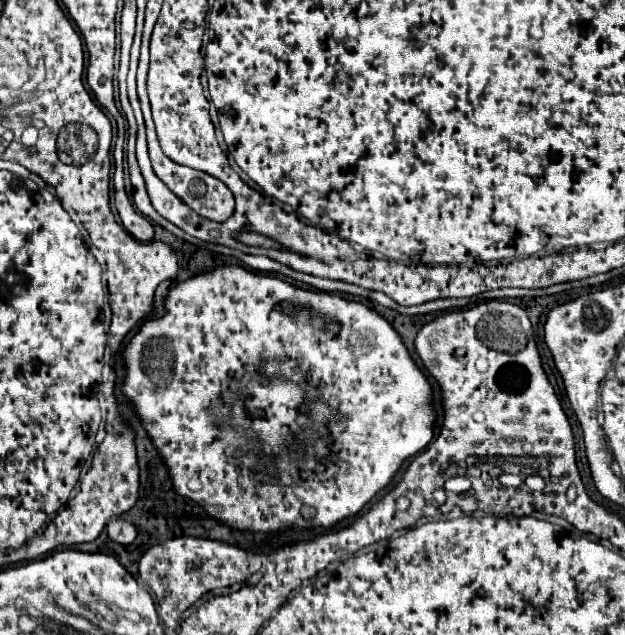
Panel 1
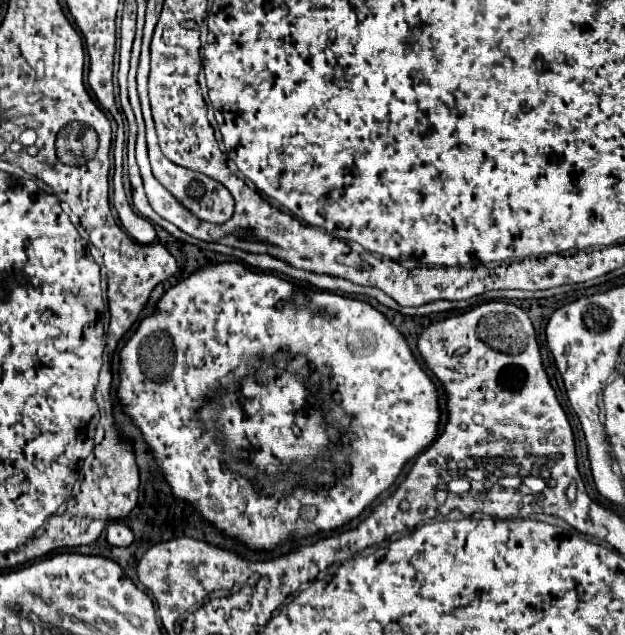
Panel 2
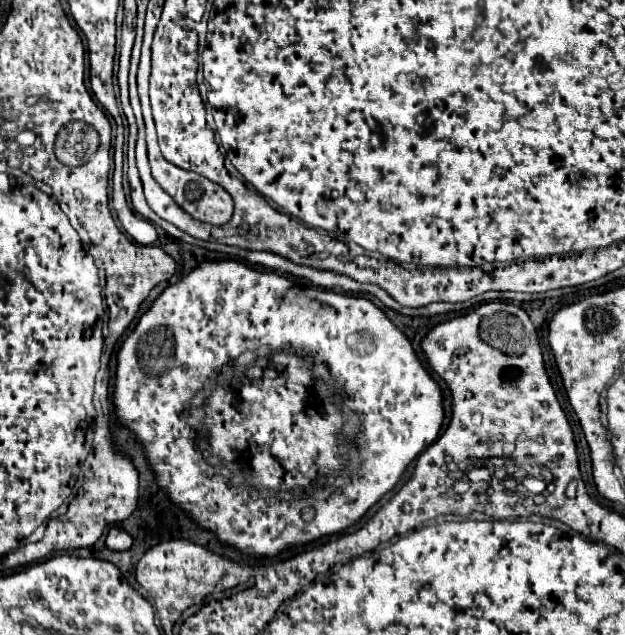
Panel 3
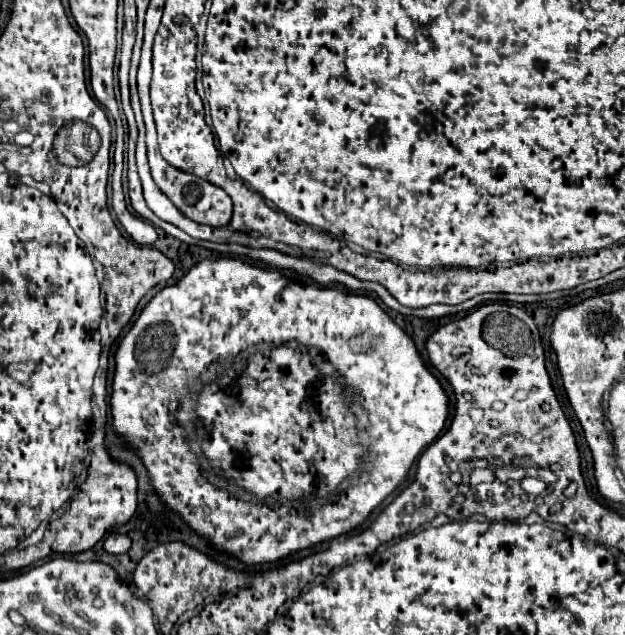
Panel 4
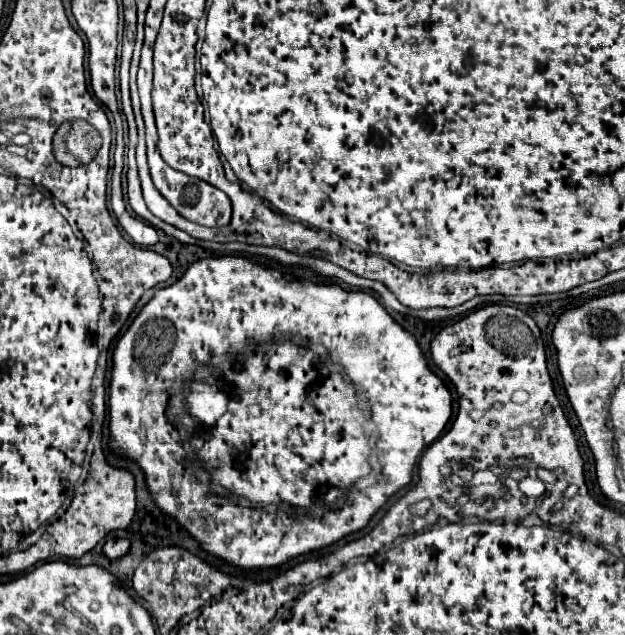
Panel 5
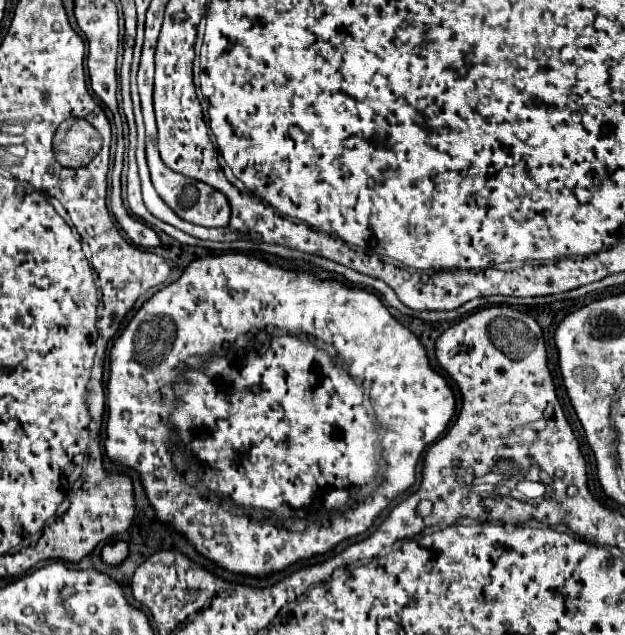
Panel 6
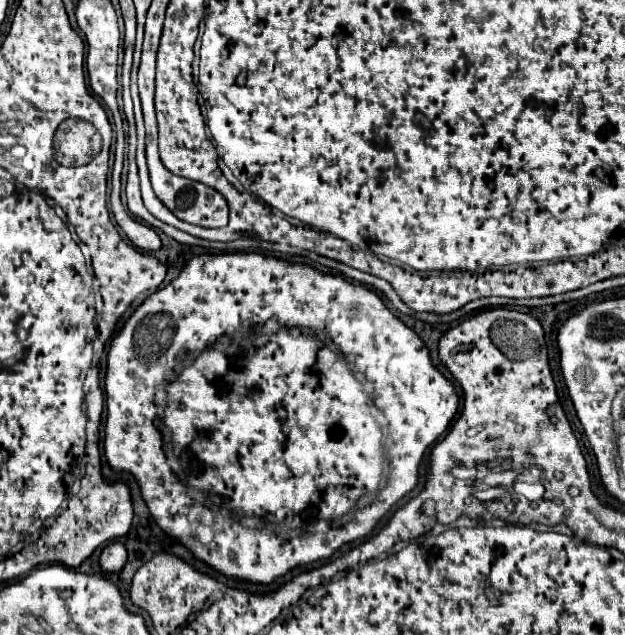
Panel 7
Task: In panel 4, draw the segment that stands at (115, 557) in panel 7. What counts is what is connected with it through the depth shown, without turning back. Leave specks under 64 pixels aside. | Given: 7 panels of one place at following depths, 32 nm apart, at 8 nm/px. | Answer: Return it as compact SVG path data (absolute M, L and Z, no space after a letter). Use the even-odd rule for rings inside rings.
M110 532L110 536L108 536L106 542L104 542L104 548L106 548L110 554L122 554L122 552L128 552L128 550L130 550L130 544L132 544L132 540L130 540L126 534Z

